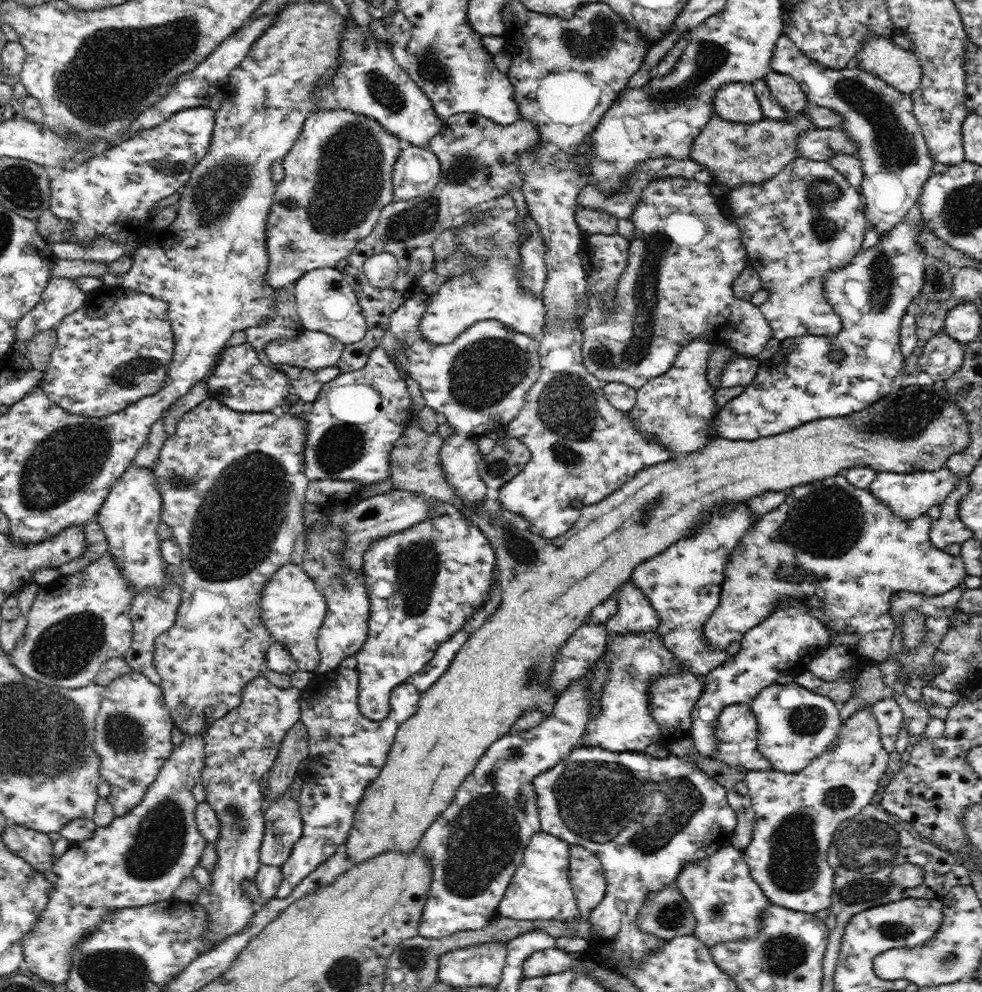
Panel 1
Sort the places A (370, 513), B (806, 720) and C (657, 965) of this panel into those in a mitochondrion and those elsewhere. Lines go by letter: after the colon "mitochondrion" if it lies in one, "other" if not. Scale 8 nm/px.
A: other
B: mitochondrion
C: other

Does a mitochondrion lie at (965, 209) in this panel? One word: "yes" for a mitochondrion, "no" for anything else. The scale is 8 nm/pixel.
yes

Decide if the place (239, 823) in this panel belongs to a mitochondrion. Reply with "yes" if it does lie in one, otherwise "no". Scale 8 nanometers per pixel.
yes

